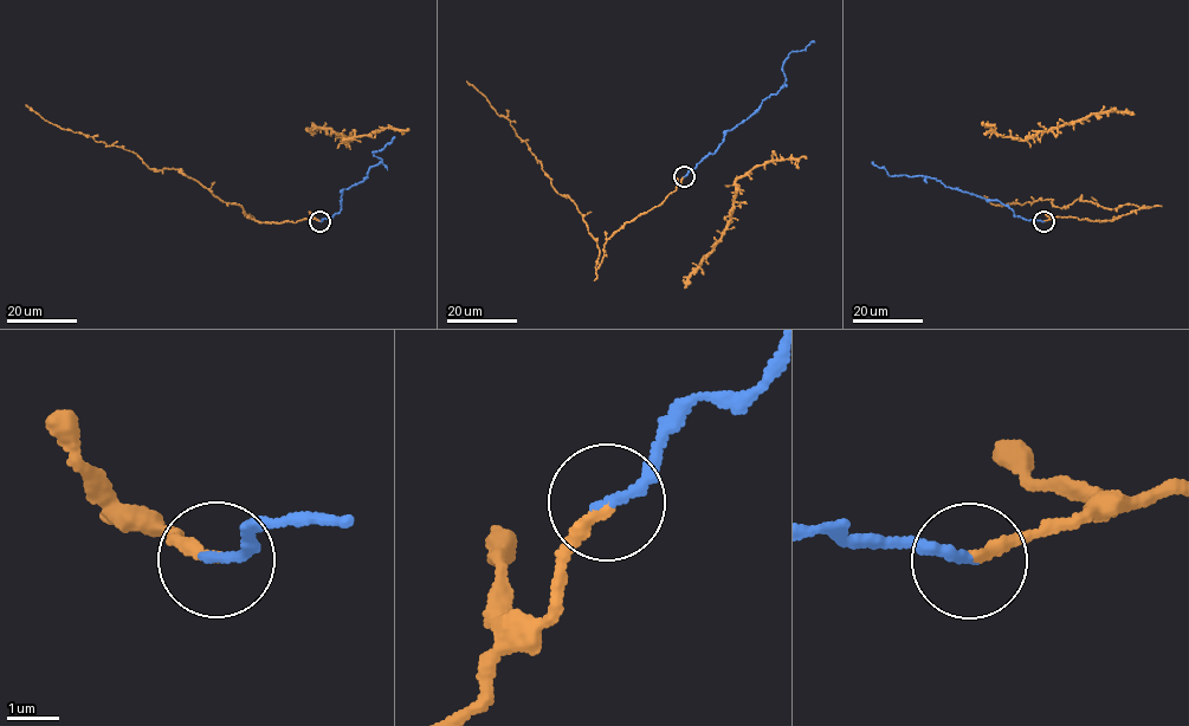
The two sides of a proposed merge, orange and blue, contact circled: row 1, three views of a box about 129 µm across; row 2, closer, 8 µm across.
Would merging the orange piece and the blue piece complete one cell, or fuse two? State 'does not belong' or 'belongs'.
belongs

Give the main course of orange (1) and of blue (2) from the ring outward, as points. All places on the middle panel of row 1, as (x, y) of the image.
1: (684, 176), (660, 205), (614, 231), (596, 268), (596, 240), (576, 205), (553, 187), (510, 121), (466, 80)
2: (684, 176), (712, 154), (724, 134), (777, 92), (784, 82), (782, 67), (790, 52), (814, 41)

